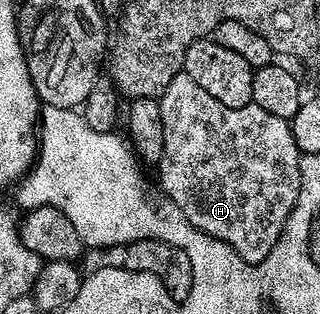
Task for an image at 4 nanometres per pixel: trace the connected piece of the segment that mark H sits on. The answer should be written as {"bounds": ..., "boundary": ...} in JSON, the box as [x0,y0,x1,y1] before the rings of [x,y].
{"bounds":[157,71,301,263],"boundary":[[[185,71],[178,72],[173,78],[173,82],[169,82],[169,86],[165,86],[165,90],[158,97],[158,102],[161,106],[161,126],[165,130],[165,150],[157,165],[159,184],[163,187],[162,195],[182,210],[185,218],[194,228],[229,245],[245,262],[261,263],[271,253],[273,237],[277,238],[281,234],[281,230],[297,202],[297,194],[301,190],[301,170],[299,169],[301,153],[298,146],[295,145],[290,123],[277,118],[277,114],[269,114],[269,110],[261,110],[252,103],[240,108],[221,106],[221,102],[209,98],[209,94],[205,94],[205,90],[201,90],[201,86],[197,86],[197,82],[193,82],[193,78],[189,78],[189,74]]]}

